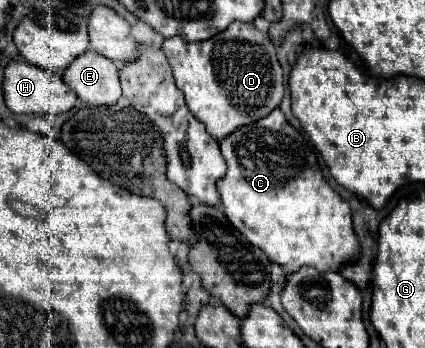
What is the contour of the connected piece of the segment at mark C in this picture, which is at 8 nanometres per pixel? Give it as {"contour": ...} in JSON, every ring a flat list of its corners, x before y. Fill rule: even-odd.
{"contour":[[275,108,269,116,241,126,221,140,221,154,227,162,227,172,217,180,221,204,231,224,257,248,261,248,271,262,285,266,287,272,299,268,337,270,345,256,353,256,357,238,353,236,349,204,325,182,317,158,303,134,299,134]]}

